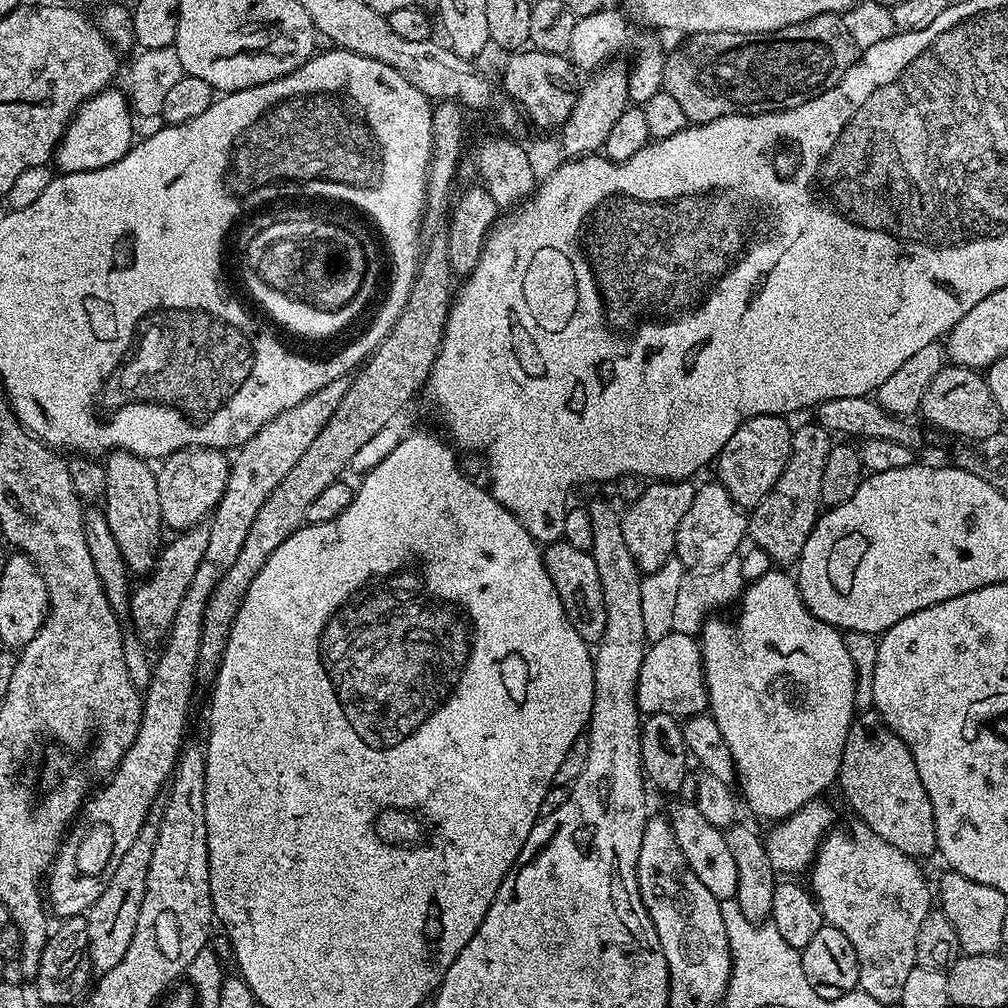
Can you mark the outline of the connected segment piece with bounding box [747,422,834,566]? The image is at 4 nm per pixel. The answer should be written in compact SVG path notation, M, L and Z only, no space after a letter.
M809 422L801 428L797 427L792 434L792 449L786 470L782 470L778 482L774 482L766 498L751 509L747 535L776 563L773 565L795 565L800 559L806 538L810 538L822 512L819 494L822 470L826 470L826 454L830 454L833 443L833 437L821 424Z

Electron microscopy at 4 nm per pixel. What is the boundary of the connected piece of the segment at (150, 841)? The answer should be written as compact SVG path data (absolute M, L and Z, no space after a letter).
M153 810L146 814L142 822L142 830L138 830L138 838L130 845L130 850L122 854L114 874L110 874L110 882L106 882L106 890L94 906L86 913L88 921L88 953L92 959L93 969L103 974L114 970L118 962L130 947L130 938L134 938L134 926L138 926L138 910L142 906L142 898L146 894L146 874L150 870L150 854L154 854L154 842L158 842L158 826L162 822L162 811Z

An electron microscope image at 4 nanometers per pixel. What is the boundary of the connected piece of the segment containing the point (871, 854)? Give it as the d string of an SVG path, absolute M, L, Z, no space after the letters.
M853 824L852 832L848 828L837 827L825 835L810 865L810 891L824 915L825 924L832 924L842 930L842 934L850 938L850 946L854 946L860 967L859 991L870 994L870 998L878 998L878 1002L885 1006L896 1006L902 998L902 989L910 970L918 967L918 926L922 926L922 918L926 918L933 907L934 892L933 889L932 892L928 889L928 880L913 857L902 854L902 850L894 850L890 842L882 842L882 838L878 838L878 834L874 834L874 830L870 830L865 824Z

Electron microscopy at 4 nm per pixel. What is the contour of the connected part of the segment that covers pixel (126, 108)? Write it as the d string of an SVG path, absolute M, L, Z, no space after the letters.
M109 86L103 92L94 94L77 112L72 115L72 121L64 131L64 137L54 153L54 164L61 173L89 172L110 166L124 157L132 149L132 118L134 112L130 100L116 86Z

